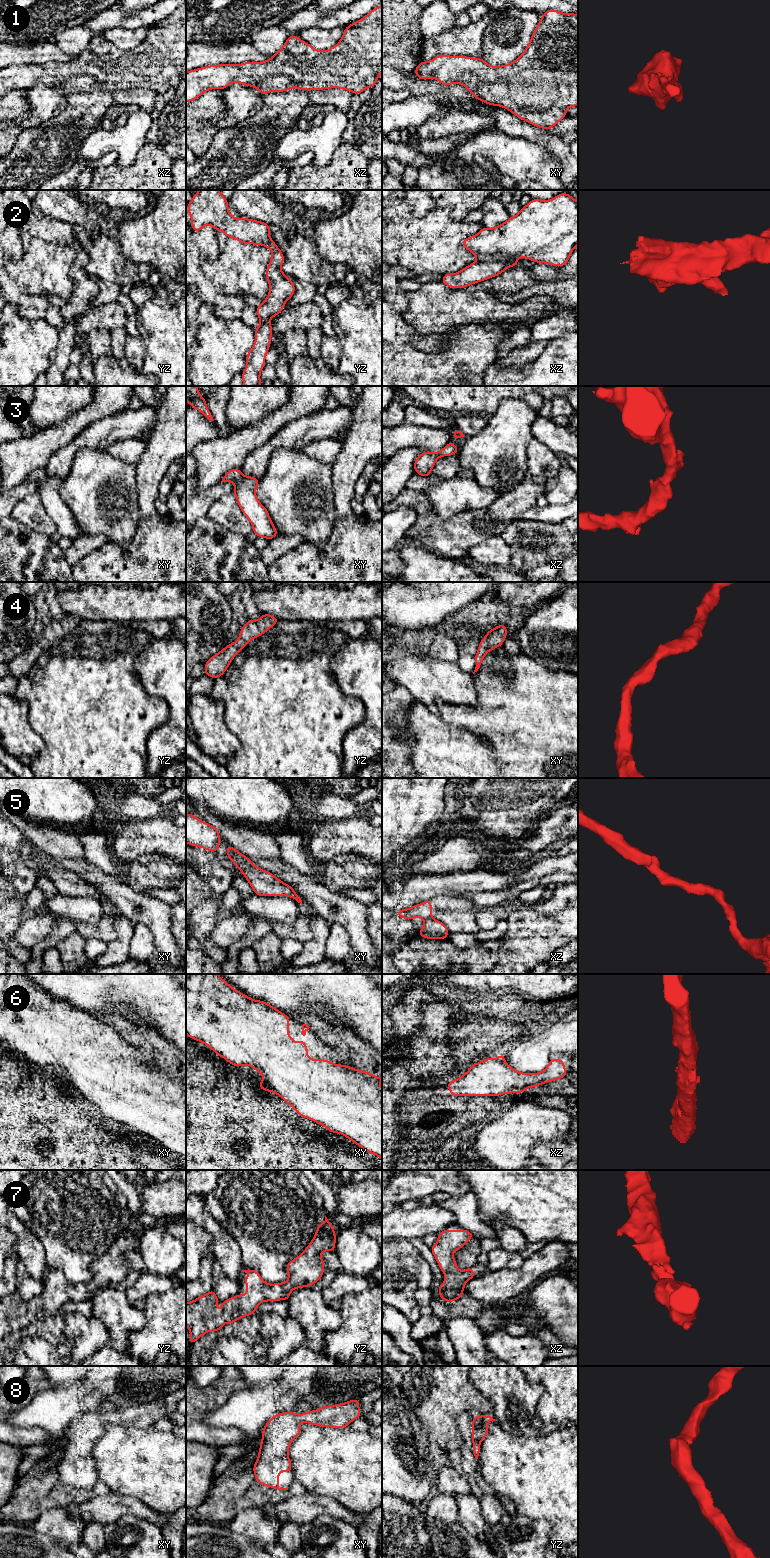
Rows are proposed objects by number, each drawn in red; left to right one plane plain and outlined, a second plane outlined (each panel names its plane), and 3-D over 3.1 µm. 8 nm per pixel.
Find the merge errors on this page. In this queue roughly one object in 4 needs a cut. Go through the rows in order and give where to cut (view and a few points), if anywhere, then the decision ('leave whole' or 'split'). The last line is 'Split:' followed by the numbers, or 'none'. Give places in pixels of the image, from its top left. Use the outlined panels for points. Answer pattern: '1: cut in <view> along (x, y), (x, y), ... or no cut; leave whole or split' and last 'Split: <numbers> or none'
1: no cut; leave whole
2: no cut; leave whole
3: no cut; leave whole
4: no cut; leave whole
5: cut in xz along (431, 917), (424, 920); split
6: no cut; leave whole
7: no cut; leave whole
8: no cut; leave whole
Split: 5

